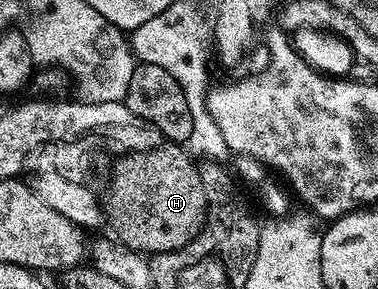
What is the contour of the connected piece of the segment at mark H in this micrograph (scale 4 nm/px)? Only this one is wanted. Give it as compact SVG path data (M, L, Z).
M166 144L165 150L157 153L157 156L149 157L149 165L140 165L140 169L130 172L129 177L121 178L118 182L117 193L109 204L107 213L113 216L113 225L117 228L116 239L126 249L144 255L156 255L170 253L181 249L186 243L198 237L205 227L207 220L207 208L211 201L205 198L207 193L207 181L196 169L194 158L180 144Z

